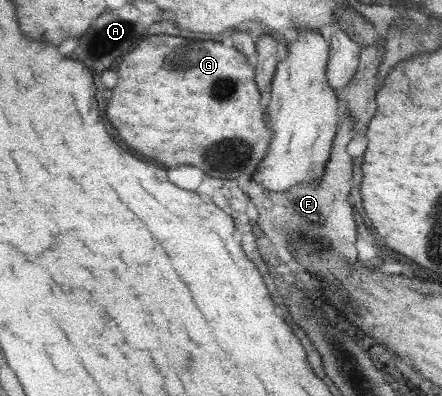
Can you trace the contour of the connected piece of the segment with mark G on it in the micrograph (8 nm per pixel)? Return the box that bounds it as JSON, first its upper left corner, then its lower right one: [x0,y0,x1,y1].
[106,34,271,180]

